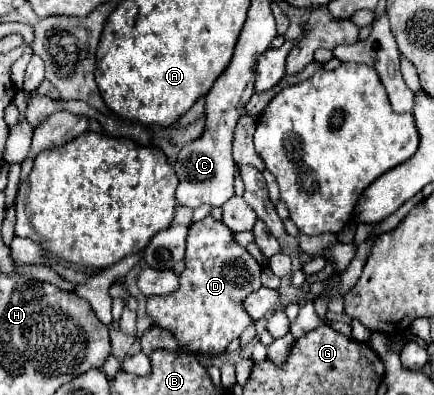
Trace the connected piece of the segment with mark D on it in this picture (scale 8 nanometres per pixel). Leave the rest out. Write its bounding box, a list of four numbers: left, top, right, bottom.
[147,217,261,355]

